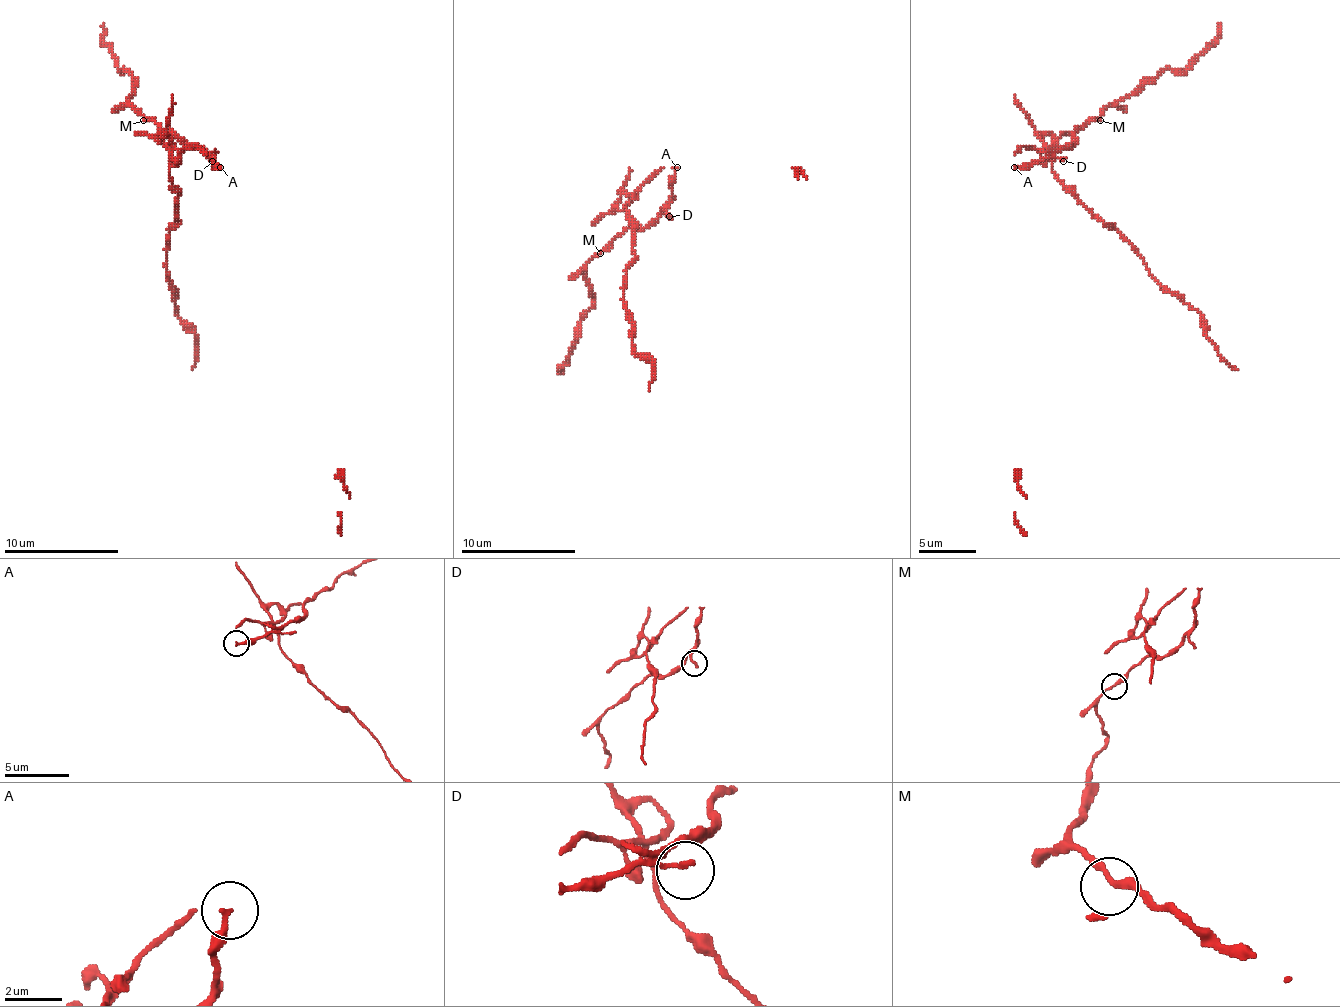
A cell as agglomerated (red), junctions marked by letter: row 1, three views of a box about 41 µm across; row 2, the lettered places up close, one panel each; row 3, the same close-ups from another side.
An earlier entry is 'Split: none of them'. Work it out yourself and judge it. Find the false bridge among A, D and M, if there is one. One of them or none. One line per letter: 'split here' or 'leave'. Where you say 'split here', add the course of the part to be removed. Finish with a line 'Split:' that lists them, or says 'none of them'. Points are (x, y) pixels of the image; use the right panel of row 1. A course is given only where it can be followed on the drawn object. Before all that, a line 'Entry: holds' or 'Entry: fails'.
Entry: fails
A: split here
D: leave
M: leave
Split: A

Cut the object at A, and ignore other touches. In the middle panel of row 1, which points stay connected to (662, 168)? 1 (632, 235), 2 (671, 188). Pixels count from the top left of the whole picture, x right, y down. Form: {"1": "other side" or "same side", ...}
{"1": "same side", "2": "other side"}

